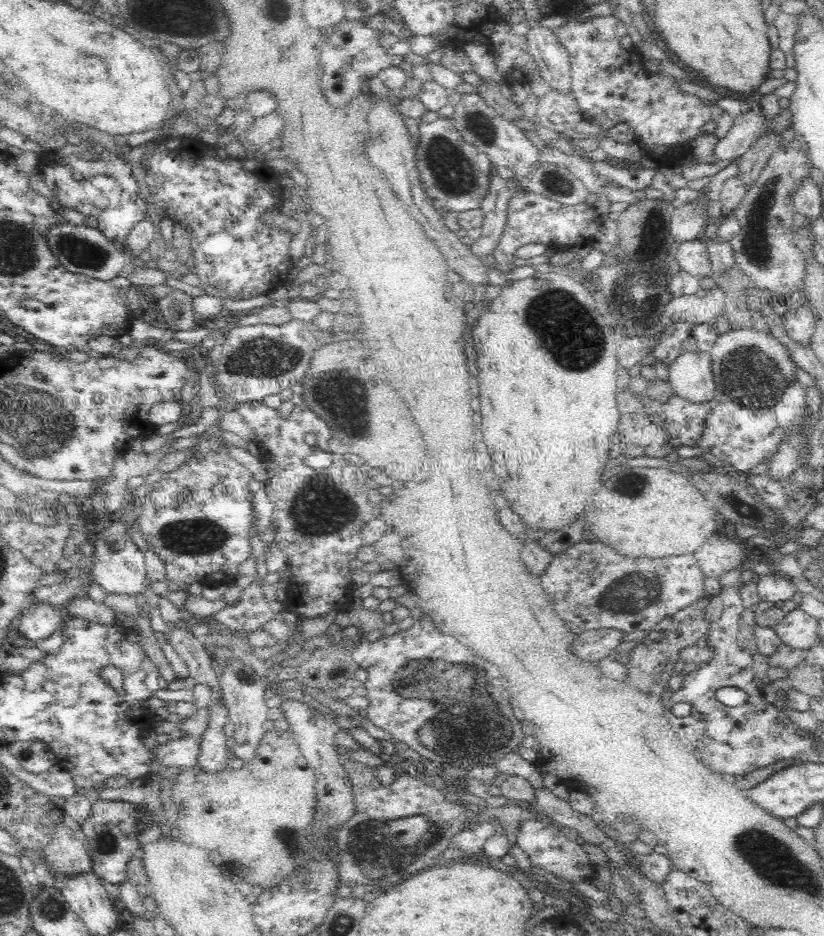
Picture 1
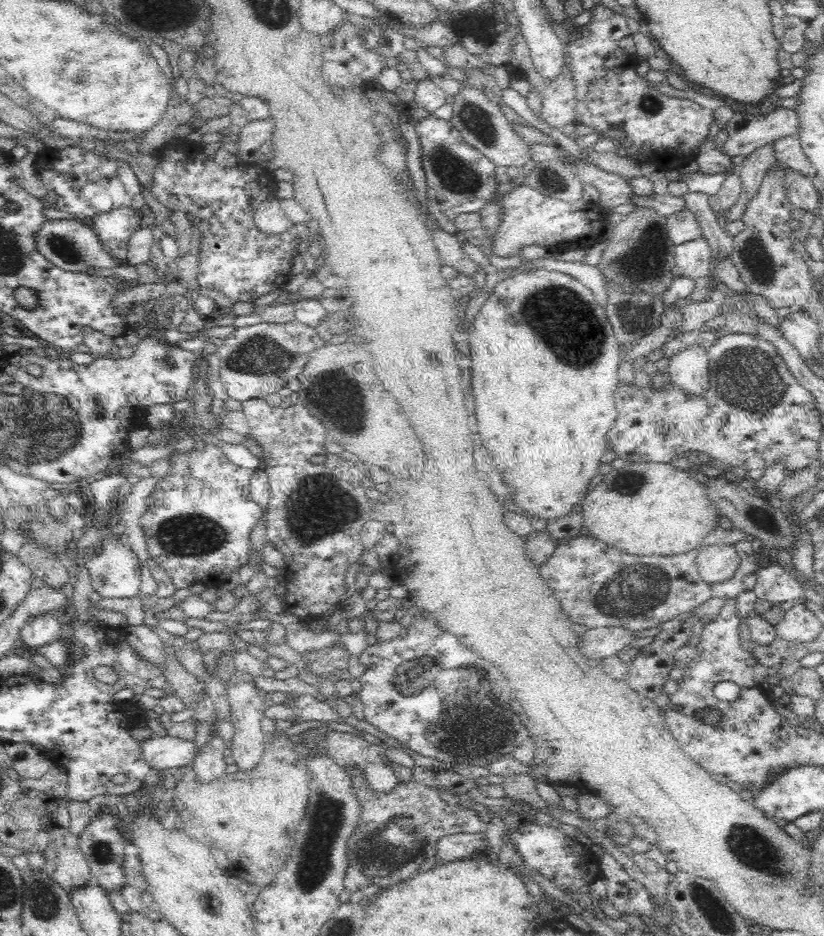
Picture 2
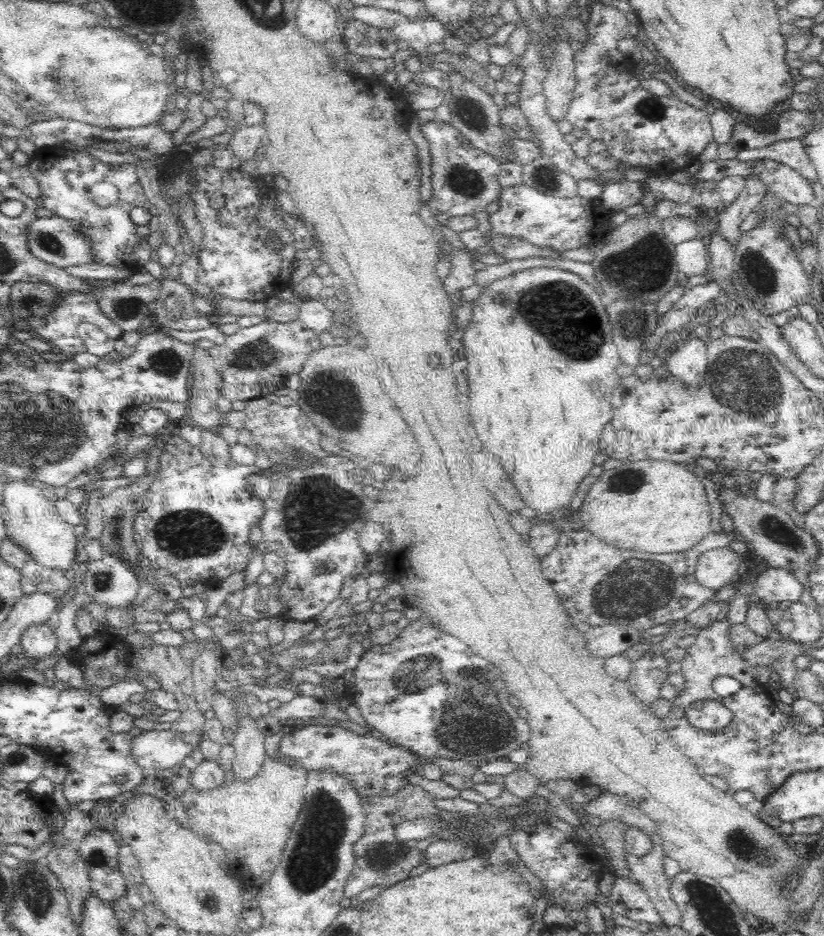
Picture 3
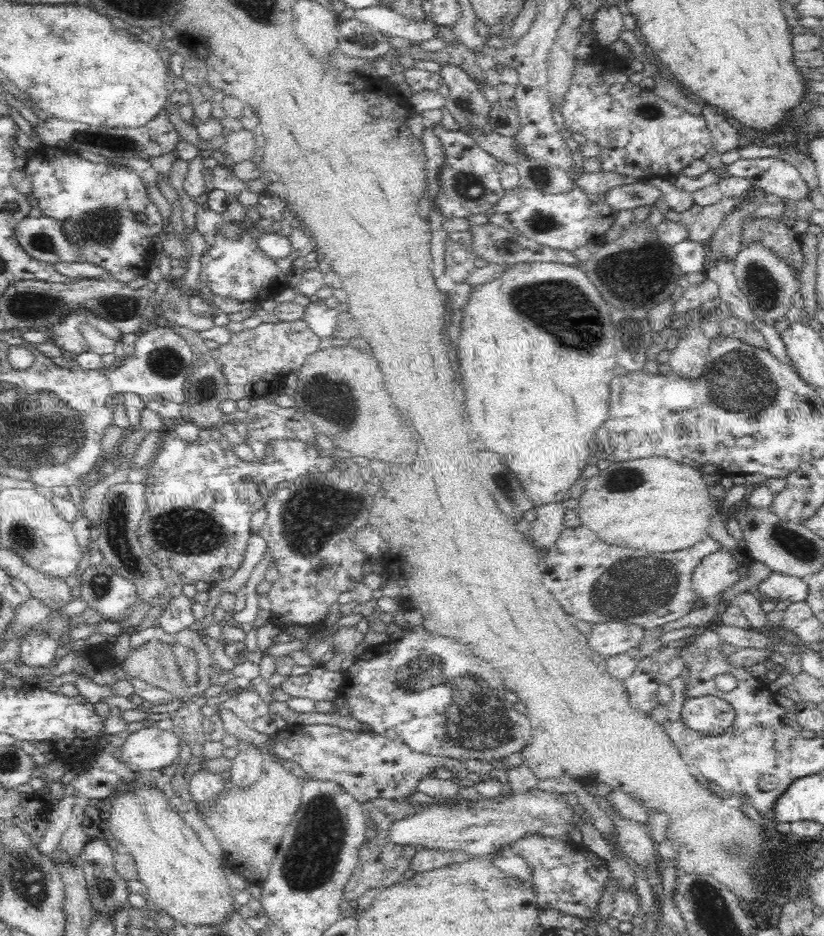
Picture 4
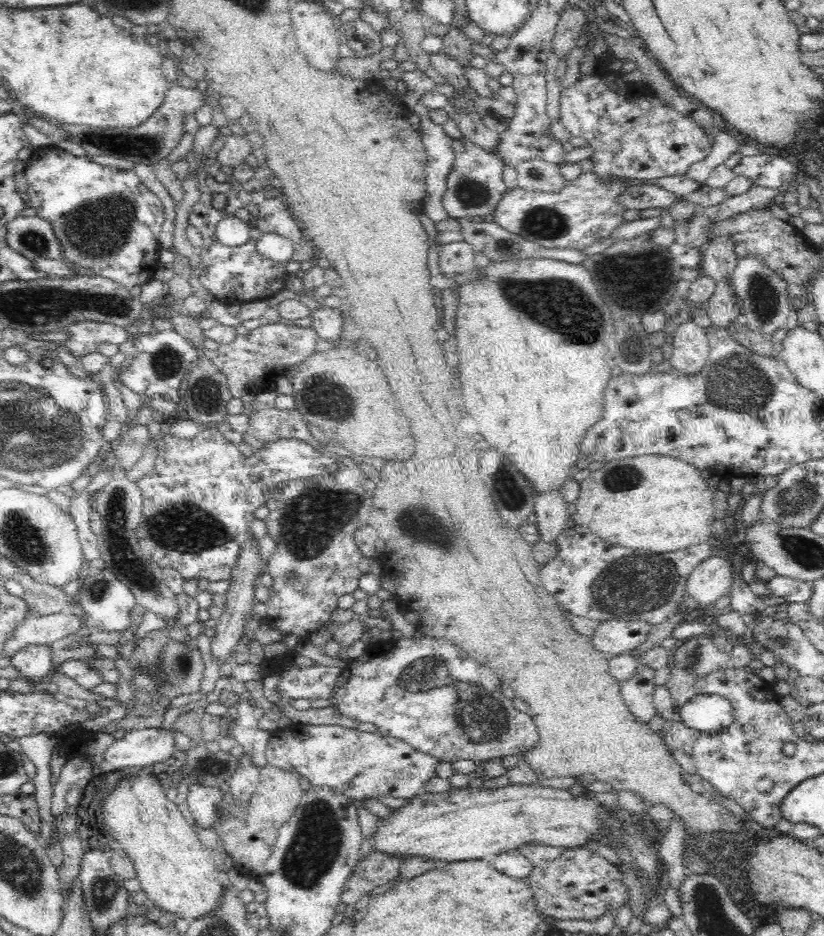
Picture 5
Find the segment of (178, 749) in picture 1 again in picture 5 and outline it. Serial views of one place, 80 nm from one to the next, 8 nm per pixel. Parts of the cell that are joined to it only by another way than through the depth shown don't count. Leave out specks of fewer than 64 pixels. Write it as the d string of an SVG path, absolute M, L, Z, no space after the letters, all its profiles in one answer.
M148 727L124 733L123 738L106 749L103 760L116 770L152 768L158 762L166 762L174 750L174 734L170 729Z

